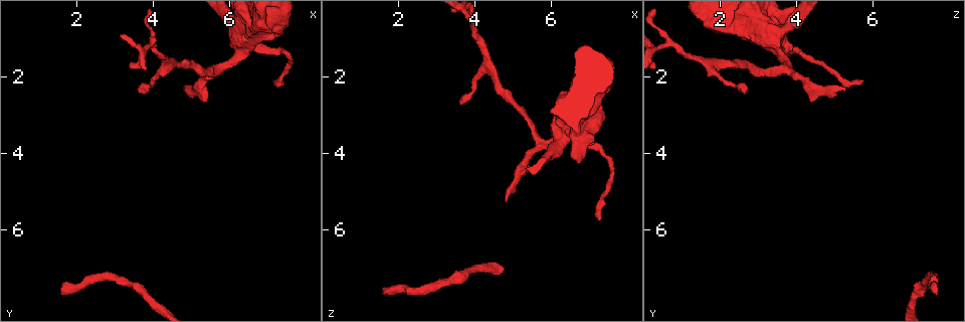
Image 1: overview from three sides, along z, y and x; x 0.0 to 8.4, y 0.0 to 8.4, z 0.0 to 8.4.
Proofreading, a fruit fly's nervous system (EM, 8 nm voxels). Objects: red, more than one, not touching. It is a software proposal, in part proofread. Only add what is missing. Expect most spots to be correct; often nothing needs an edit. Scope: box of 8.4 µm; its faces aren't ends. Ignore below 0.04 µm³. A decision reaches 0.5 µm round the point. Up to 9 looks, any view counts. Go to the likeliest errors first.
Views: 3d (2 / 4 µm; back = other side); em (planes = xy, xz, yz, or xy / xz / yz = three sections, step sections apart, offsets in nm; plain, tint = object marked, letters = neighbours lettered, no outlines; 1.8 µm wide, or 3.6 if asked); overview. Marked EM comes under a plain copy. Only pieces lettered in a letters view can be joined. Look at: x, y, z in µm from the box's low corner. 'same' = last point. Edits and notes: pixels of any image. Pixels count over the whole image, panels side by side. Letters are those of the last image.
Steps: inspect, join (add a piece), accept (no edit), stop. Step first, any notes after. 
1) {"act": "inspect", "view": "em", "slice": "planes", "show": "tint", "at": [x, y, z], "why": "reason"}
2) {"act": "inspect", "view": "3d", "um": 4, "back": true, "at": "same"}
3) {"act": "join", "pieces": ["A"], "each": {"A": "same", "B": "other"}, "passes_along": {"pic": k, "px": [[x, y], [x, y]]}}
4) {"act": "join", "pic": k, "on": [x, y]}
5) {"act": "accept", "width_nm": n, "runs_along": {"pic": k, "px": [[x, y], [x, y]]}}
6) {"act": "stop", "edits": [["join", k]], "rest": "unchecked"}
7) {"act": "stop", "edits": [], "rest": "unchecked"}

{"act": "inspect", "view": "3d", "um": 4, "at": [1.65, 7.70, 7.60], "why": "long arm stops here"}

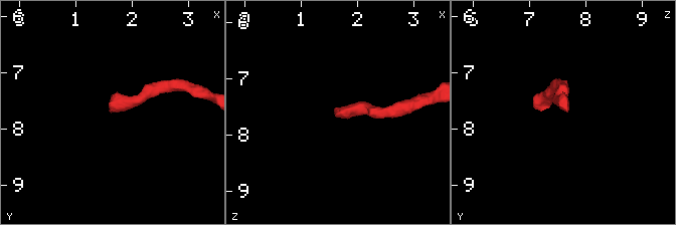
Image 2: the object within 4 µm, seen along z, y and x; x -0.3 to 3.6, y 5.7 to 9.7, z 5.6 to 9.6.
{"act": "inspect", "view": "em", "um": 3.6, "slice": "planes", "show": "tint", "at": [1.65, 7.65, 7.65], "why": "shape alone is not enough"}

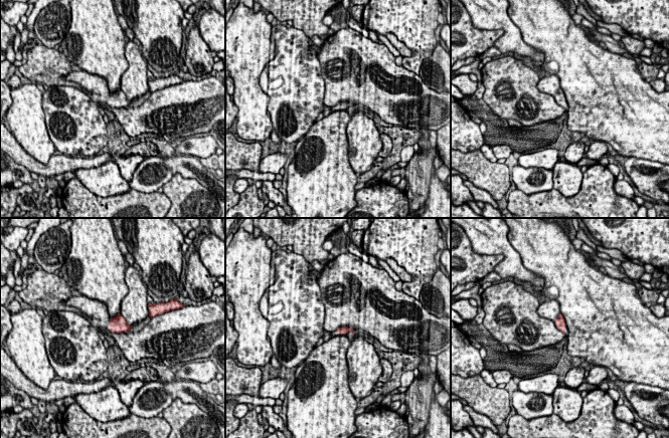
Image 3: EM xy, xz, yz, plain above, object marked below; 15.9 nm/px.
{"act": "inspect", "view": "em", "um": 3.6, "slice": "planes", "show": "letters", "at": "same", "why": "what lies round it"}

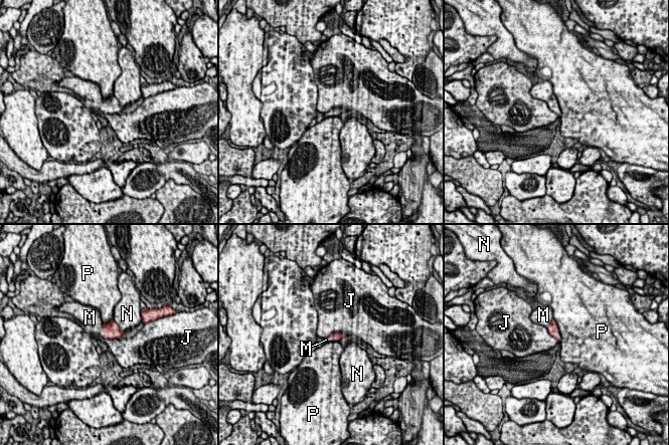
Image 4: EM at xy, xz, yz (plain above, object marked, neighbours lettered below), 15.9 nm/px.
{"act": "join", "pieces": ["M"], "each": {"J": "other", "M": "same", "N": "other", "P": "other"}, "passes_along": {"pic": 4, "px": [[111, 329], [103, 330], [91, 320]]}, "found": "it goes on there"}

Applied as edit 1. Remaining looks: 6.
{"act": "inspect", "view": "overview", "why": "redraw"}

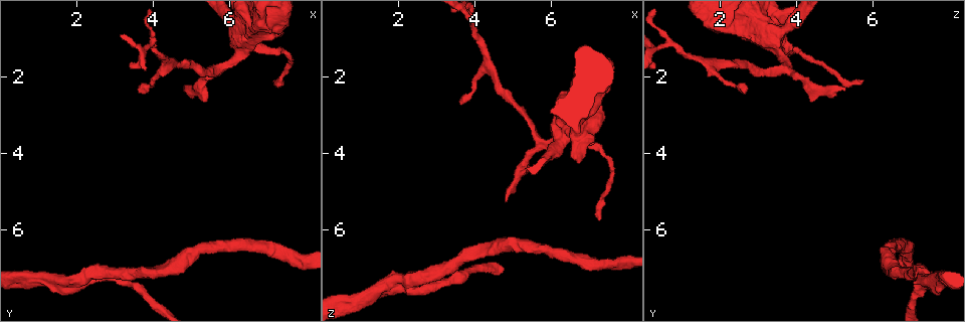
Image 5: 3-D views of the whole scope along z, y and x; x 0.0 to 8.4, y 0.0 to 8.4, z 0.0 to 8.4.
{"act": "inspect", "view": "3d", "um": 4, "at": [7.25, 2.10, 5.70], "why": "branch stops here"}

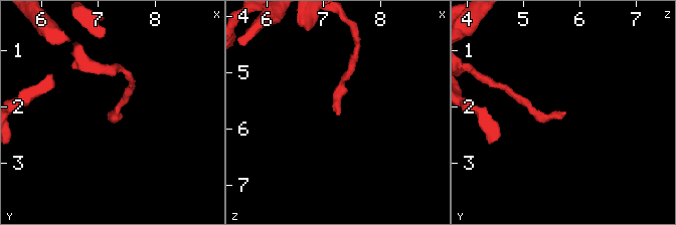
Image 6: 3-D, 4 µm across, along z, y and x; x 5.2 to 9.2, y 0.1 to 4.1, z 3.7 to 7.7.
{"act": "inspect", "view": "em", "slice": "planes", "show": "letters", "at": [7.25, 2.10, 5.75]}

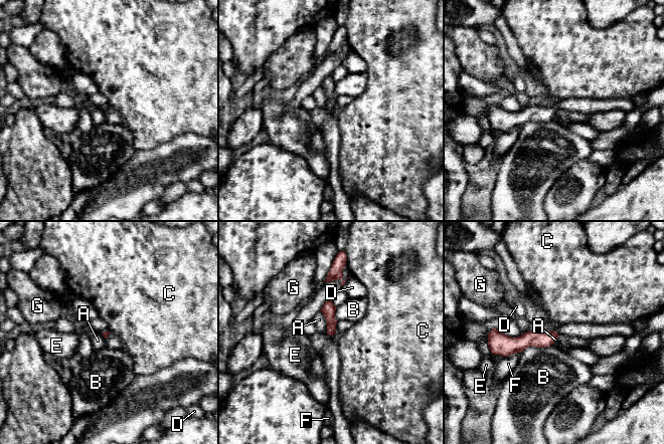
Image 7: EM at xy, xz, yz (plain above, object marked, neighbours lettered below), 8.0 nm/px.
{"act": "accept", "each": {"A": "other", "B": "other", "C": "other", "D": "other", "E": "other", "F": "other", "G": "other"}, "runs_along": {"pic": 7, "px": [[554, 334], [522, 342], [496, 339]]}, "found": "no lettered piece goes on from it"}

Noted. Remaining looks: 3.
{"act": "inspect", "view": "3d", "um": 2, "back": true, "at": [3.85, 2.45, 2.65], "why": "thin end"}

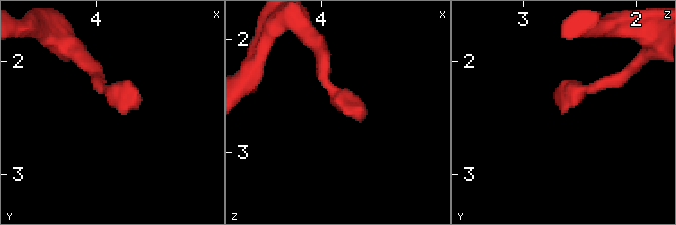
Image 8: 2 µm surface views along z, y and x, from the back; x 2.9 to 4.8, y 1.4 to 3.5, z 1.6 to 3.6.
{"act": "inspect", "view": "em", "slice": "xz", "step": 16, "show": "letters", "at": [3.82, 2.42, 2.62], "why": "shape alone is not enough"}

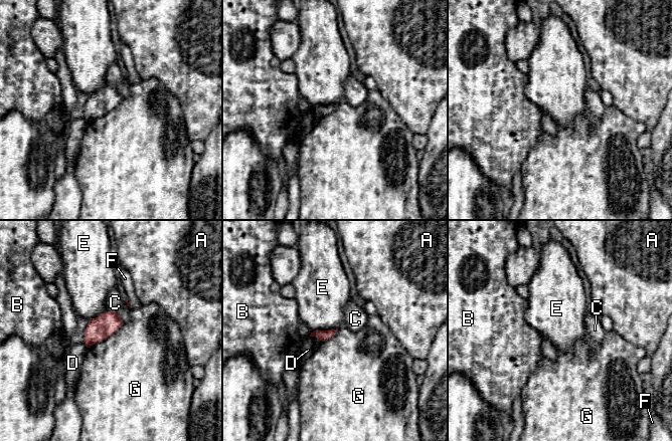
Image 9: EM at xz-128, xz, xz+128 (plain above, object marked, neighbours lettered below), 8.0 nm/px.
{"act": "inspect", "view": "em", "slice": "planes", "show": "letters", "at": "same"}

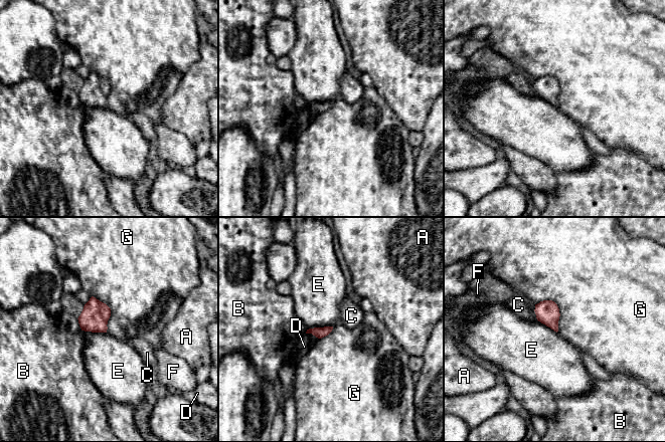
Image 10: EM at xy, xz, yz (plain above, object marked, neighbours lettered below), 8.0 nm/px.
{"act": "accept", "each": {"A": "other", "B": "other", "C": "other", "D": "other", "E": "other", "F": "other", "G": "other"}, "border": {"pic": 10, "px": [[535, 303], [556, 304], [557, 332]]}, "found": "none of them fits"}

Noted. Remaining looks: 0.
{"act": "stop", "edits": [["join", 4]], "rest": "unchecked"}

